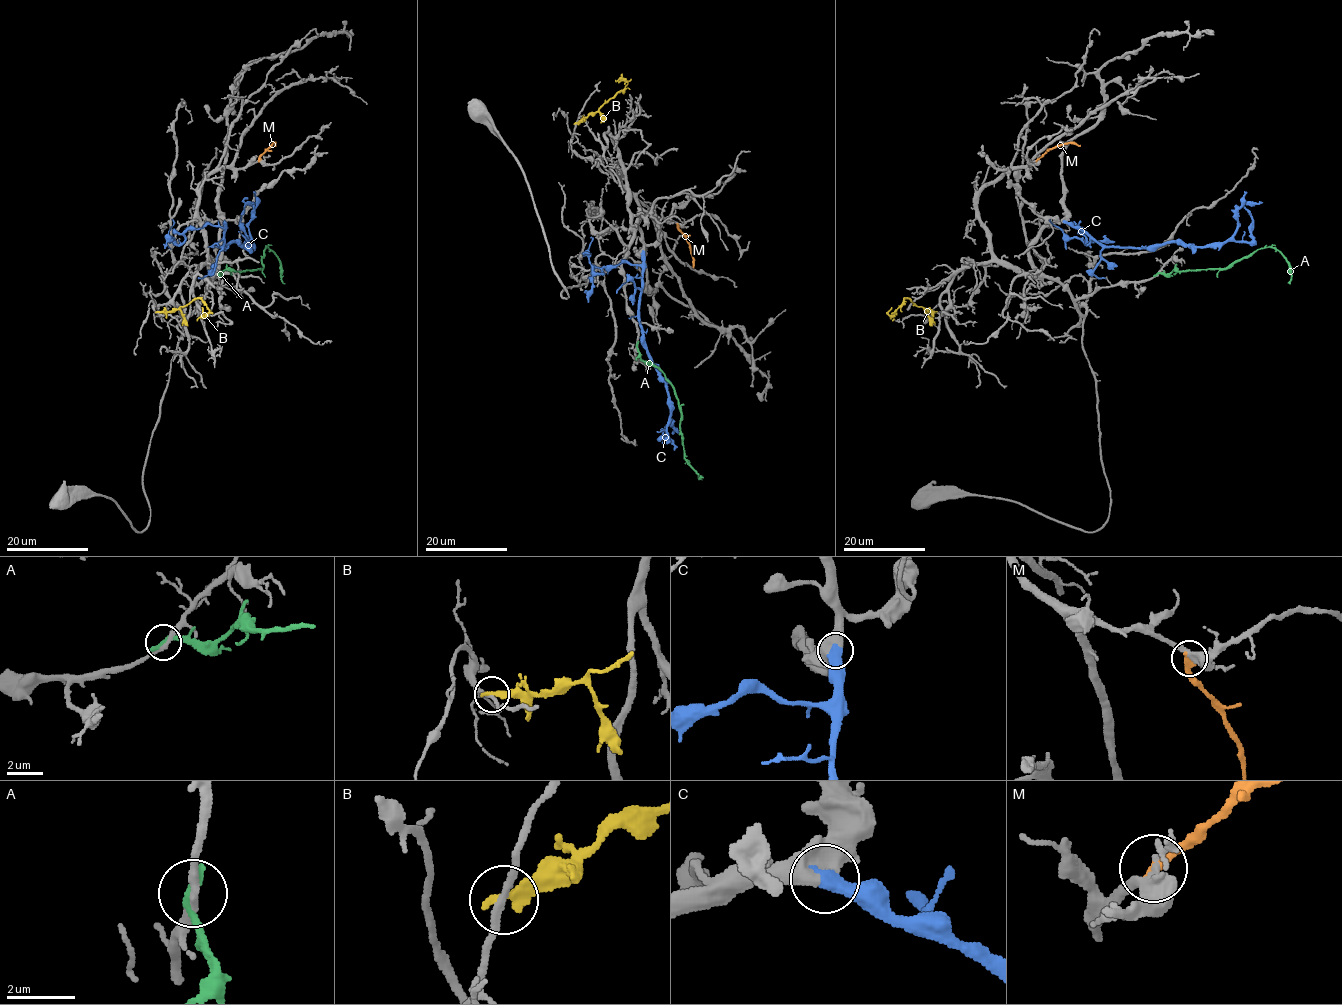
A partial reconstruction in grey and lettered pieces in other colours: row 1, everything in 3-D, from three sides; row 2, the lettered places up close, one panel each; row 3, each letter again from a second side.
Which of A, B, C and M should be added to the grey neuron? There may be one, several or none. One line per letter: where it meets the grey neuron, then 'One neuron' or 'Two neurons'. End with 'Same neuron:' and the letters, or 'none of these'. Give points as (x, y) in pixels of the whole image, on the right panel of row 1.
A: Touches grey at (1157, 274). Two neurons
B: Touches grey at (935, 312). Two neurons
C: Touches grey at (1065, 222). One neuron
M: Touches grey at (1037, 159). Two neurons
Same neuron: C

